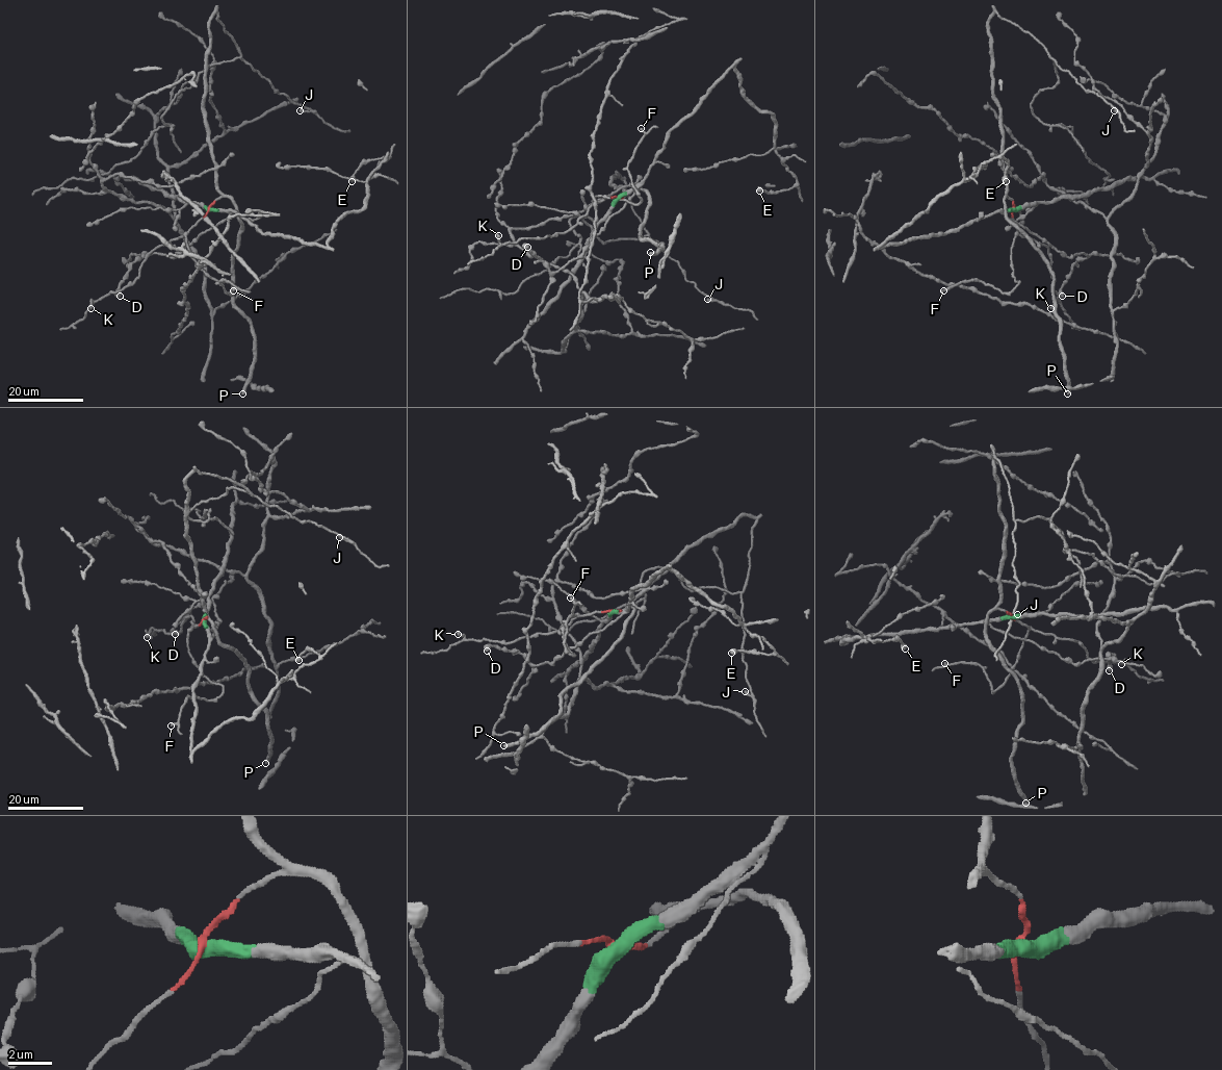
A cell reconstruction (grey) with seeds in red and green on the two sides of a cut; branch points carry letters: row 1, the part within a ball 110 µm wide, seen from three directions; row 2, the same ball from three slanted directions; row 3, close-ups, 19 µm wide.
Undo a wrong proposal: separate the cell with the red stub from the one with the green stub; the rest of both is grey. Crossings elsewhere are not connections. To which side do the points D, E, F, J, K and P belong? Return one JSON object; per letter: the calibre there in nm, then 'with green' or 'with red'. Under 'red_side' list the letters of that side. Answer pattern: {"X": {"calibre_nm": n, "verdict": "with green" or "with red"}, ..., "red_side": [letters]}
{"D": {"calibre_nm": 600, "verdict": "with green"}, "E": {"calibre_nm": 650, "verdict": "with green"}, "F": {"calibre_nm": 240, "verdict": "with red"}, "J": {"calibre_nm": 440, "verdict": "with red"}, "K": {"calibre_nm": 480, "verdict": "with red"}, "P": {"calibre_nm": 440, "verdict": "with red"}, "red_side": ["F", "J", "K", "P"]}

